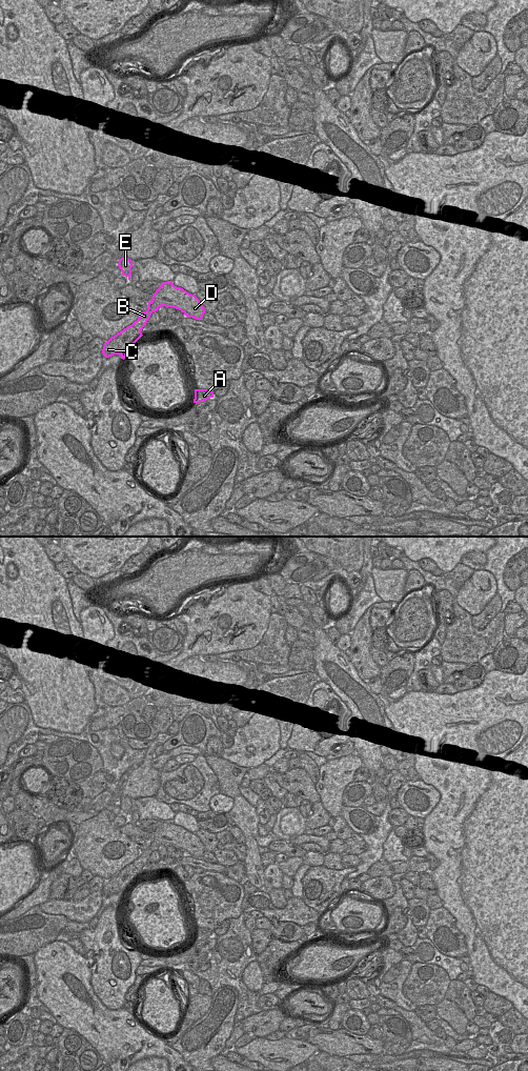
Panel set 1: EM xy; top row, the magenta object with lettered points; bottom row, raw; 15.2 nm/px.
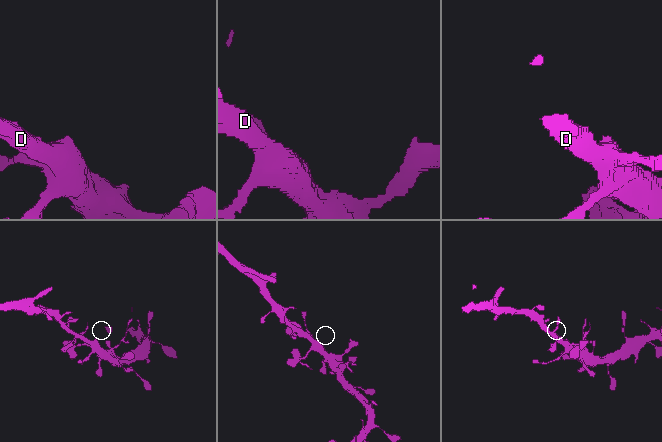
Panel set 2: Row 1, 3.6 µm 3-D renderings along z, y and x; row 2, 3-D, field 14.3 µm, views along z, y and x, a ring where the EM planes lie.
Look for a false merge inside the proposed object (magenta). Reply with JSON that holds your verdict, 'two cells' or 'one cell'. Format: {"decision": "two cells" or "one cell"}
{"decision": "one cell"}

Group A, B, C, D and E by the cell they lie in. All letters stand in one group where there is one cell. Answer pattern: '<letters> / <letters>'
A B C D E

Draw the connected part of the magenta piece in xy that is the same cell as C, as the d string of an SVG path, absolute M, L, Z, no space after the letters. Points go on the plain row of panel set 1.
M172 820L163 821L154 832L153 838L148 841L147 849L141 851L138 858L131 864L104 882L103 894L109 896L114 893L120 893L120 896L124 898L133 884L143 874L141 870L151 852L158 850L161 845L174 846L181 849L186 855L197 858L202 858L205 852L204 845L195 833L175 825Z

